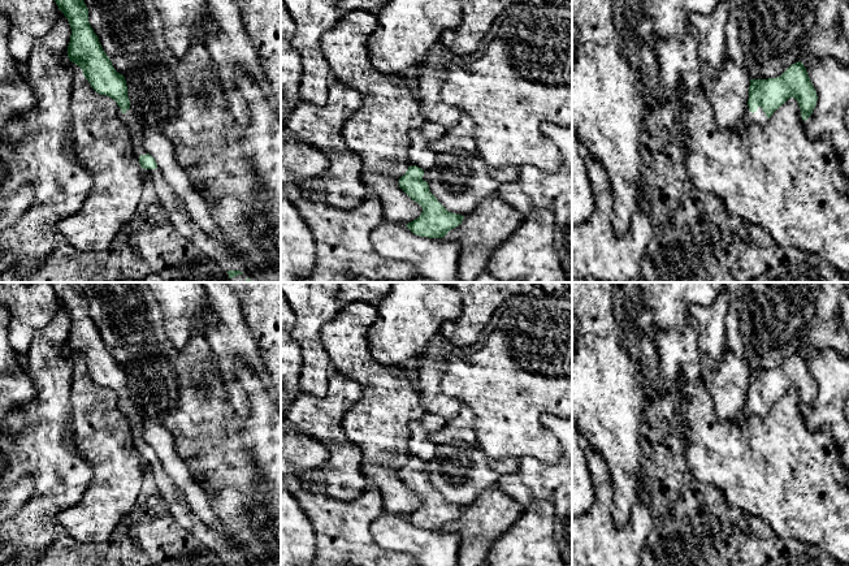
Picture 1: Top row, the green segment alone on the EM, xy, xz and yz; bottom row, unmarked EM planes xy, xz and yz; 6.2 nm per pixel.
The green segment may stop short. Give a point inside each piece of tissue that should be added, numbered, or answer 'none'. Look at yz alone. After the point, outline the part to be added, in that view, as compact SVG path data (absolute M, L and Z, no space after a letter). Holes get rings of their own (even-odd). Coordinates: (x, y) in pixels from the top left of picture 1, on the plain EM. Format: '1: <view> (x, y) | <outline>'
1: yz (758, 409) | M748 397L748 402L744 409L745 416L764 416L767 412L768 410L761 398L758 398L758 401L754 405L751 405Z

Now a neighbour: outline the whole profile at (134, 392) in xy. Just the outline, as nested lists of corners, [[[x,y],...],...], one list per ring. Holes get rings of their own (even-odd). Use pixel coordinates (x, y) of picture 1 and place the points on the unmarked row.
[[[125,368],[125,372],[126,372],[126,377],[127,377],[127,389],[130,392],[130,399],[134,402],[134,405],[137,406],[137,409],[139,411],[143,410],[143,406],[142,406],[142,398],[140,398],[140,393],[139,393],[139,389],[133,379],[133,375],[131,372],[126,368]]]

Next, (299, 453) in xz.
[[[281,414],[281,478],[315,470],[329,455],[324,444],[298,431]]]

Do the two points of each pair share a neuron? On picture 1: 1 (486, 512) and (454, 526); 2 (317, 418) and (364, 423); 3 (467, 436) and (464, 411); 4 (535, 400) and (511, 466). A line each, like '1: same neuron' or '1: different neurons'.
1: same neuron
2: different neurons
3: same neuron
4: different neurons

